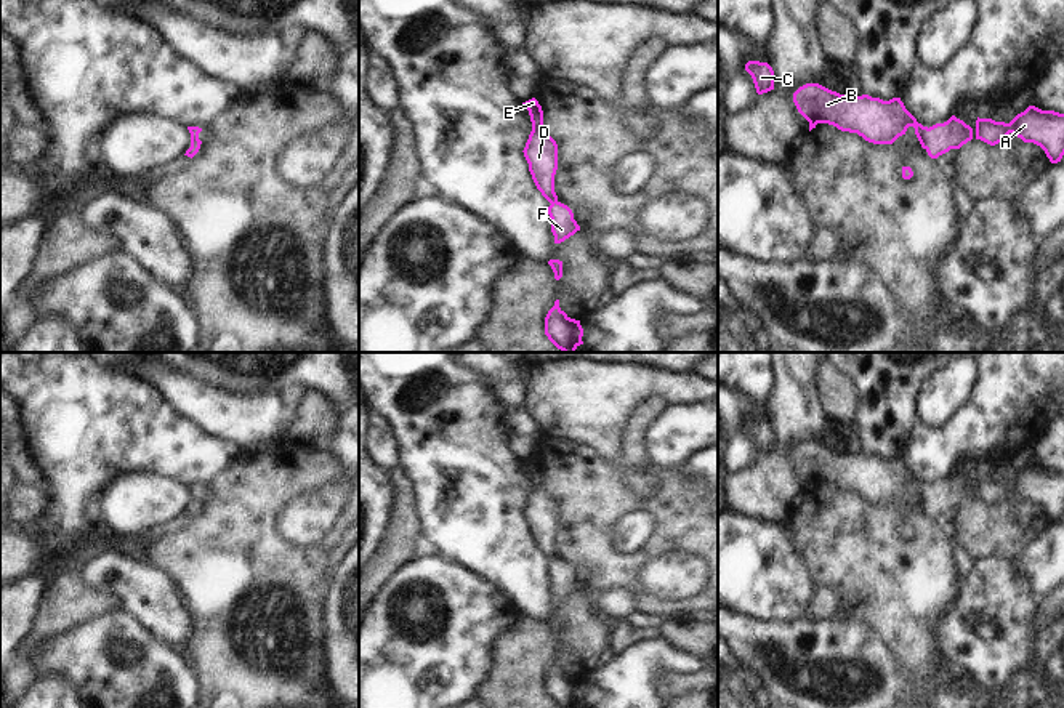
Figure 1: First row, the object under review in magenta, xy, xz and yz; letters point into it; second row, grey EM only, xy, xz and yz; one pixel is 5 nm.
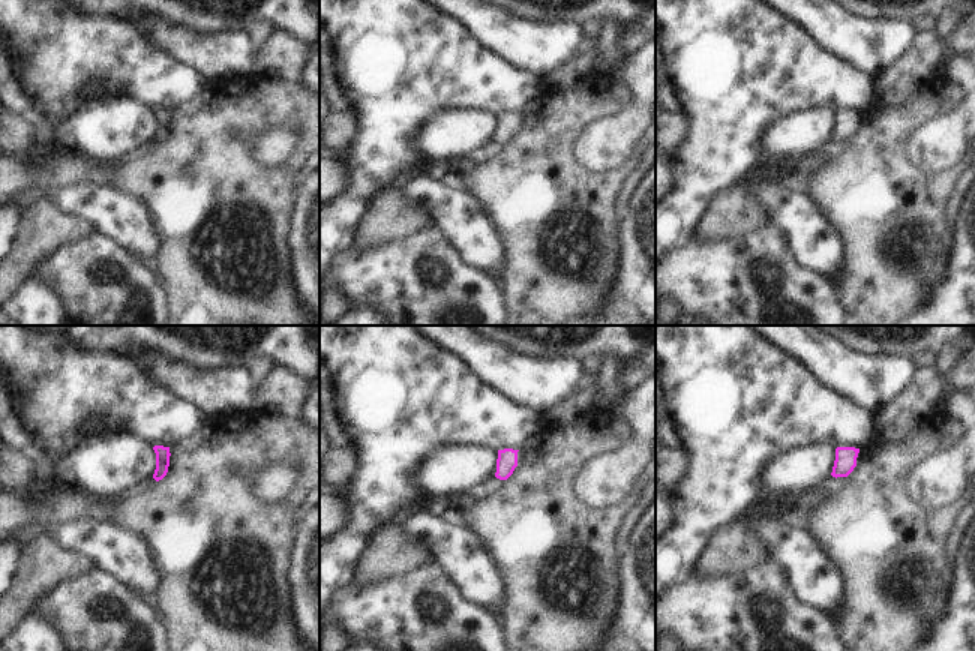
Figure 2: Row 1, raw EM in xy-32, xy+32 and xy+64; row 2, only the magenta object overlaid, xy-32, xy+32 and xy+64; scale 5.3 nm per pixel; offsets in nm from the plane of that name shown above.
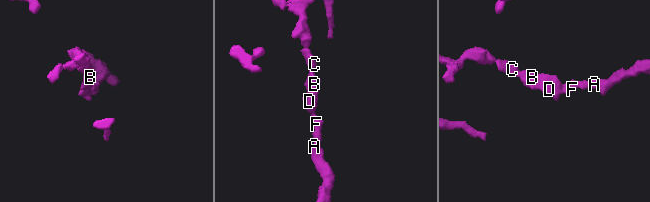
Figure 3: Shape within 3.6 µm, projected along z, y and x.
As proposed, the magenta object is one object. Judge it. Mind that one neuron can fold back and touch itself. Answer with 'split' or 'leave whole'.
leave whole

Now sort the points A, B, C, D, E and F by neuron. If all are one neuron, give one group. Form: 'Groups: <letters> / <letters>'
Groups: A B C D E F

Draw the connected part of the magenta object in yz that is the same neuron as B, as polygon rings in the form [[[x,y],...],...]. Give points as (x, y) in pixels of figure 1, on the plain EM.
[[[819,442],[800,445],[793,452],[793,461],[809,481],[809,490],[817,482],[828,482],[841,490],[857,492],[873,503],[893,503],[905,493],[909,485],[913,485],[921,506],[931,517],[950,508],[960,508],[973,497],[995,505],[1005,501],[1010,492],[1024,501],[1040,505],[1051,522],[1061,521],[1064,514],[1064,473],[1035,465],[1029,465],[1010,482],[977,476],[973,489],[955,474],[928,487],[917,481],[901,457],[883,460],[869,453],[840,453]]]

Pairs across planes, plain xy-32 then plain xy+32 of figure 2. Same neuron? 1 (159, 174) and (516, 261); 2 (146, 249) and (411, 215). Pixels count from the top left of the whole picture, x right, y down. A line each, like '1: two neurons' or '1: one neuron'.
1: one neuron
2: two neurons

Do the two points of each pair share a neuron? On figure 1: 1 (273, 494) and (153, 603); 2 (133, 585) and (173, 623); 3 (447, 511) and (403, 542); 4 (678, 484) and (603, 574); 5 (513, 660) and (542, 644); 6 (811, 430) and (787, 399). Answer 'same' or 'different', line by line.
1: different
2: same
3: different
4: same
5: same
6: same

